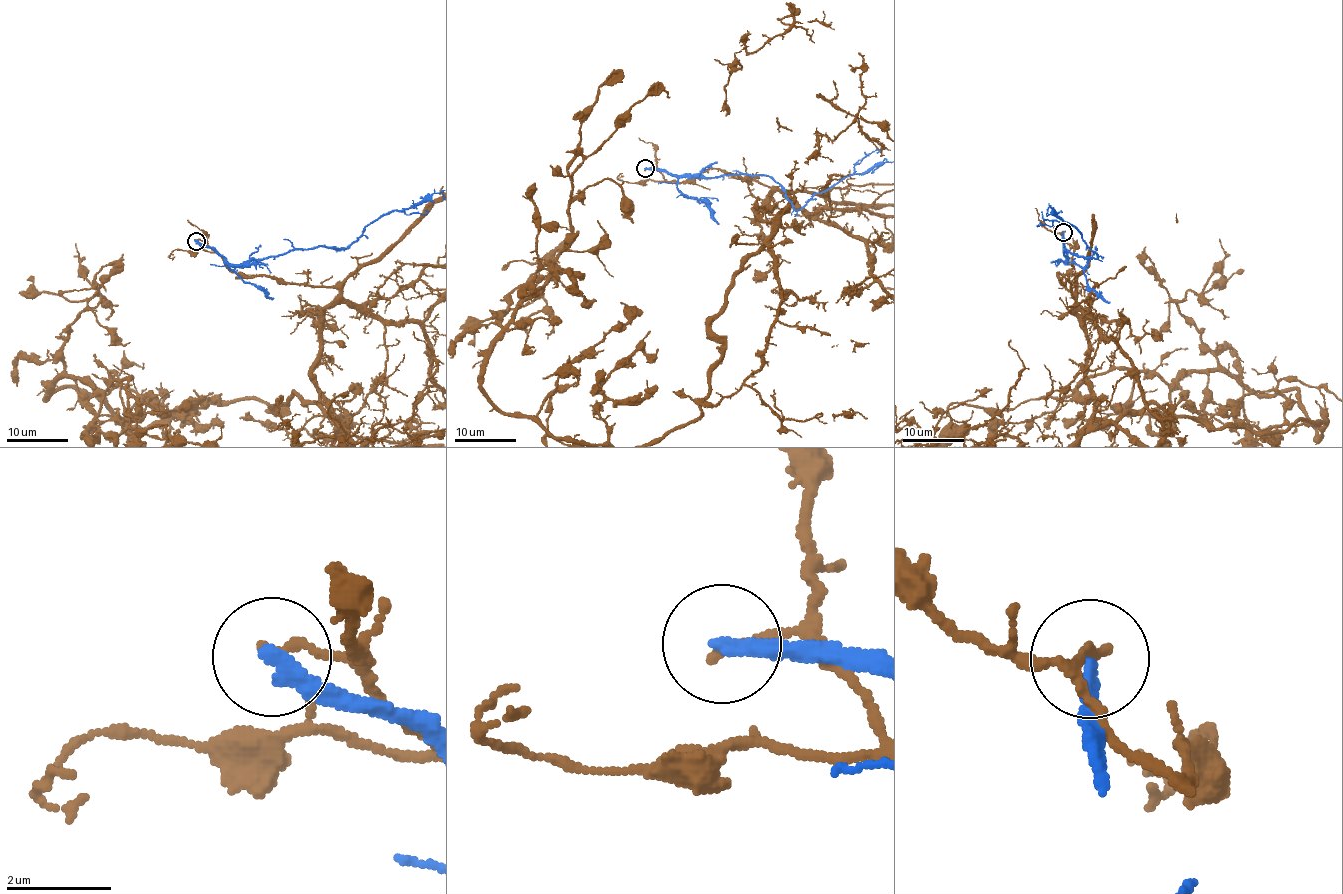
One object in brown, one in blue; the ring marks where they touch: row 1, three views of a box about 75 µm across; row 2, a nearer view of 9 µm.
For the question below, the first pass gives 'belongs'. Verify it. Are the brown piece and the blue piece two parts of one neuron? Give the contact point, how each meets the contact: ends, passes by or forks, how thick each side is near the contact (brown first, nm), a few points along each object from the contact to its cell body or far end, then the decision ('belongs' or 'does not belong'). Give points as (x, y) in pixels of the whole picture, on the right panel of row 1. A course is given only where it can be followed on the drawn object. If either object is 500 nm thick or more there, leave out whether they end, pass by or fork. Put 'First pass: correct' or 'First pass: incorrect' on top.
First pass: incorrect
place (1063, 232); brown ends; blue ends; calibres 160 and 280 nm; course blue (1063, 233), (1066, 261), (1064, 251), (1097, 257), (1086, 245), (1082, 235), (1059, 219), (1050, 207), (1042, 213); does not belong

